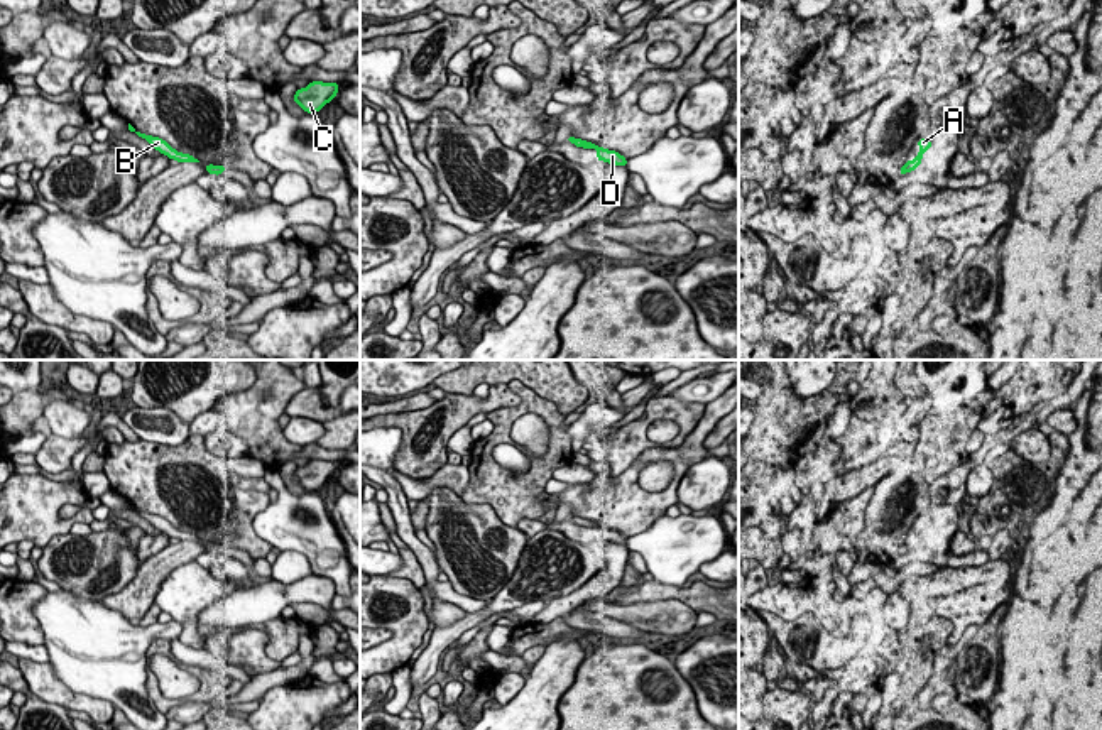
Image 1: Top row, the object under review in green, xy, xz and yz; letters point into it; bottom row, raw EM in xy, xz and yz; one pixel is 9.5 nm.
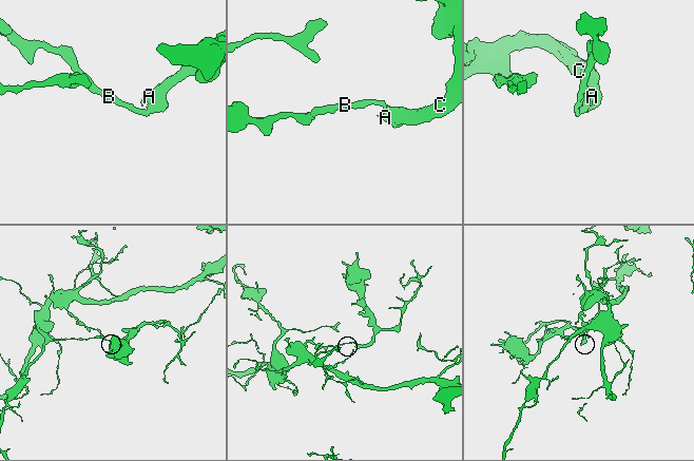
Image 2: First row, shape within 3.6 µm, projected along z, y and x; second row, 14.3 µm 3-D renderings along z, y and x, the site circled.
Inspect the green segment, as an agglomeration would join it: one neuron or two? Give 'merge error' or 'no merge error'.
merge error

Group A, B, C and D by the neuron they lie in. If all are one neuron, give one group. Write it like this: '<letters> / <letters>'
A C D / B

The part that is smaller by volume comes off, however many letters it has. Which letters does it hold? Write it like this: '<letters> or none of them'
A, C, D

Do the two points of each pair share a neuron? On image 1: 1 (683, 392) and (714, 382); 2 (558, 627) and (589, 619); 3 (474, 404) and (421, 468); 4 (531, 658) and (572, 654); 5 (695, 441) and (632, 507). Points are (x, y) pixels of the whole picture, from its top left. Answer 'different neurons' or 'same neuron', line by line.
1: same neuron
2: different neurons
3: same neuron
4: different neurons
5: same neuron

